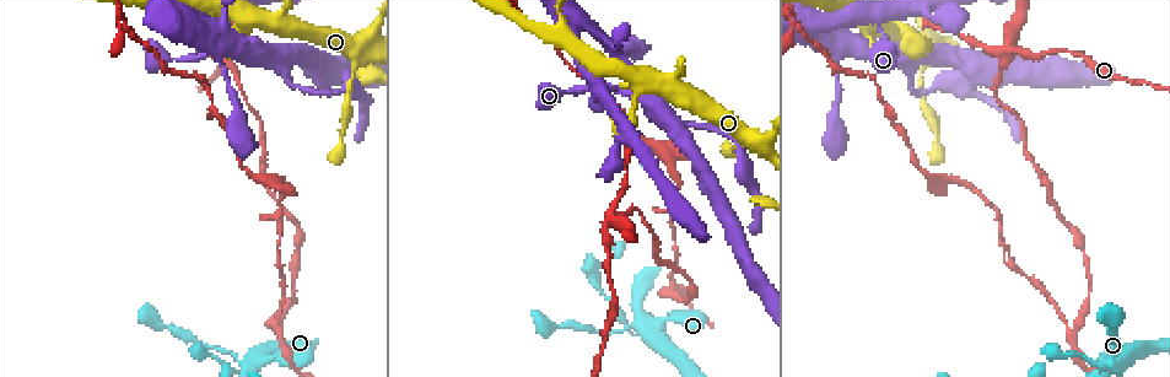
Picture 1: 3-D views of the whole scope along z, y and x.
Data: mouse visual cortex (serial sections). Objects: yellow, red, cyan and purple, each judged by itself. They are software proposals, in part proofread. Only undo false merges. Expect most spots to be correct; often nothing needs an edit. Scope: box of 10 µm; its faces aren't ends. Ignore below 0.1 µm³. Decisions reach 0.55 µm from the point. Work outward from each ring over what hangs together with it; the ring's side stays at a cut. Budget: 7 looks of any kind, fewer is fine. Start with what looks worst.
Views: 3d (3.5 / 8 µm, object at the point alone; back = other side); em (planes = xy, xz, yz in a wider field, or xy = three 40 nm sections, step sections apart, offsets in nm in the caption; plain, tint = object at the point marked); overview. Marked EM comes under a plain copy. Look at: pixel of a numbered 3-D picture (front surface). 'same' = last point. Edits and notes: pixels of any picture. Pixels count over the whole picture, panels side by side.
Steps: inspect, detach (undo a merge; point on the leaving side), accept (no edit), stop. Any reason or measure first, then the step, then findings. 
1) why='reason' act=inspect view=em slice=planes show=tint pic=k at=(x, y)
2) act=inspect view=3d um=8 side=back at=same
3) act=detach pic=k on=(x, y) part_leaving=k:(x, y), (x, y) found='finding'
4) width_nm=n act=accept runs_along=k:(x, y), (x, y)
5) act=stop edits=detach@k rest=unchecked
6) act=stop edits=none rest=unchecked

why='three arms meet' act=inspect view=3d um=8 pic=1 at=(1003, 48)

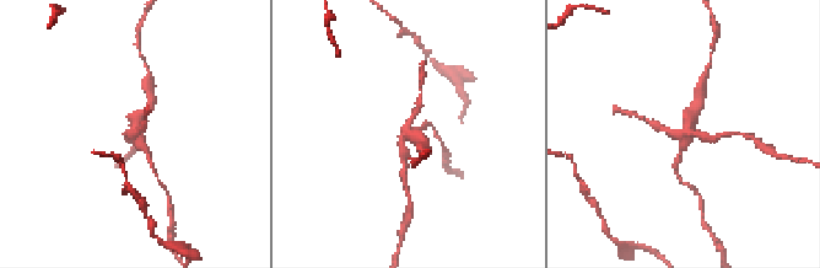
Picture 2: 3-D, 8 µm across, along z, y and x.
act=inspect view=3d um=3.5 at=same

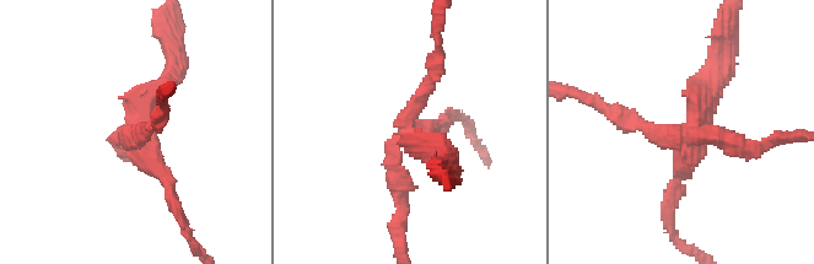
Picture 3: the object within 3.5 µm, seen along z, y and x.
why='need the tissue' act=inspect view=em slice=xy step=1 show=tint pic=3 at=(130, 135)

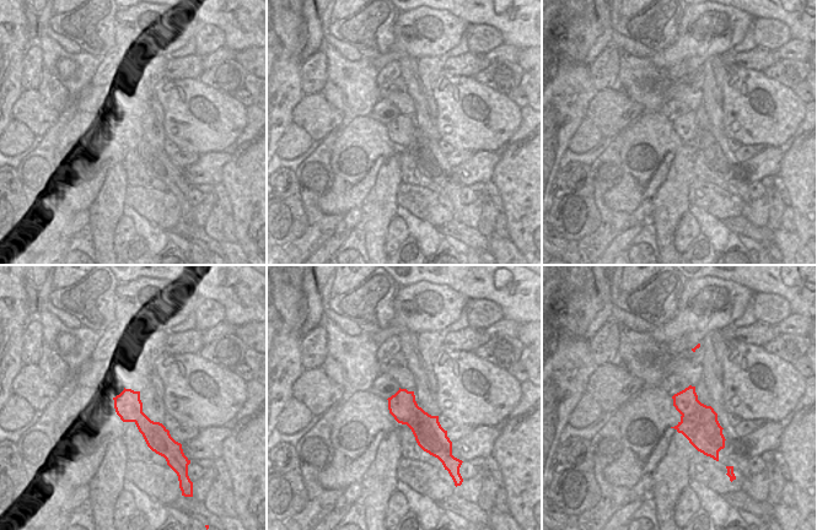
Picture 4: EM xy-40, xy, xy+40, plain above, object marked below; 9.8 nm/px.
act=detach pic=3 on=(416, 139) part_leaving=3:(414, 133), (445, 118), (459, 118), (467, 130) found='two cells meet here'

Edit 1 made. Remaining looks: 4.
why='redraw' act=inspect view=overview

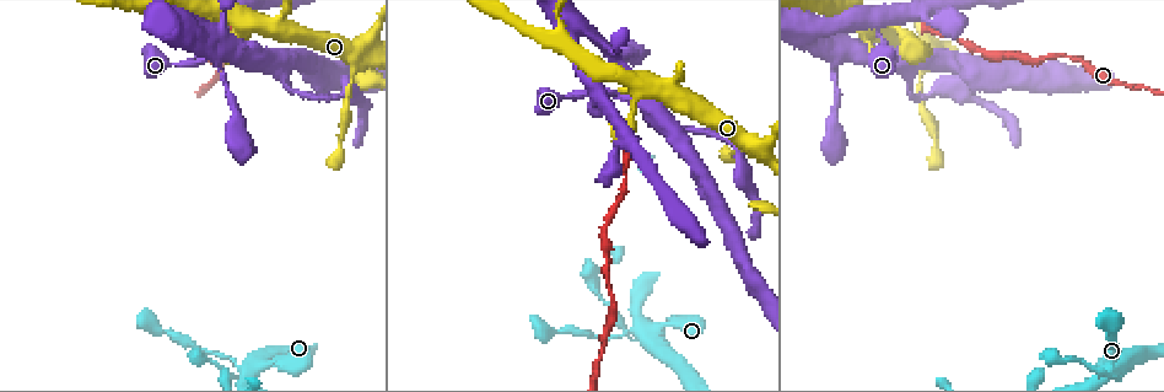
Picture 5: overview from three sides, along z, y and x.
why='small branch off a trunk' act=inspect view=3d um=8 pic=5 at=(640, 92)

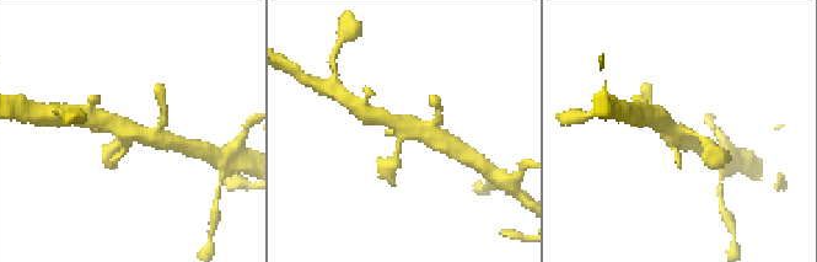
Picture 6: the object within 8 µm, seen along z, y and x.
act=inspect view=em slice=xy step=5 show=tint at=same

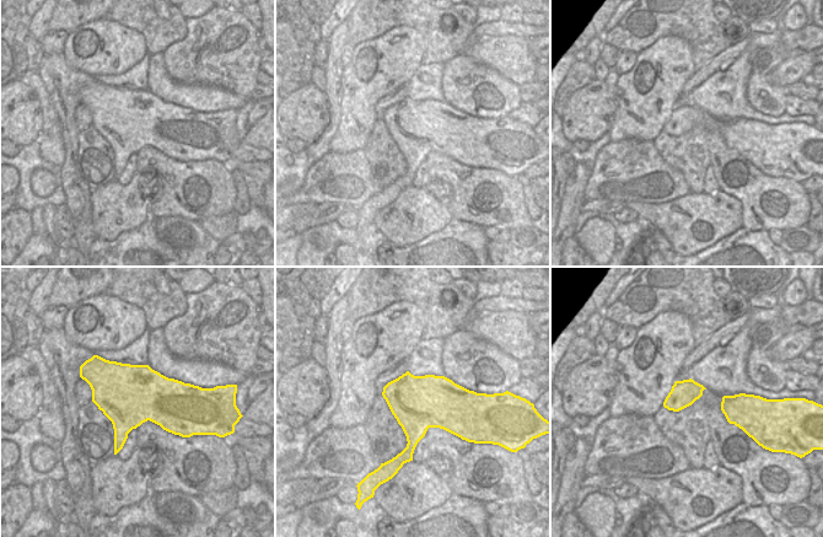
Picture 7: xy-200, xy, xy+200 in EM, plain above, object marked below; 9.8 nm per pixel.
width_nm=550 act=accept runs_along=6:(440, 140), (379, 117) found='continuous, no second cell'

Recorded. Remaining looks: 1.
act=stop edits=detach@3 rest=unchecked

